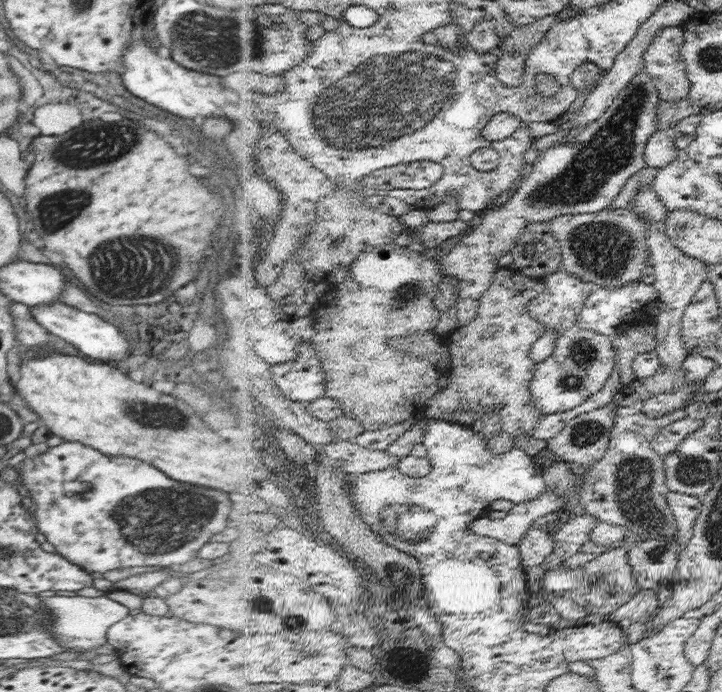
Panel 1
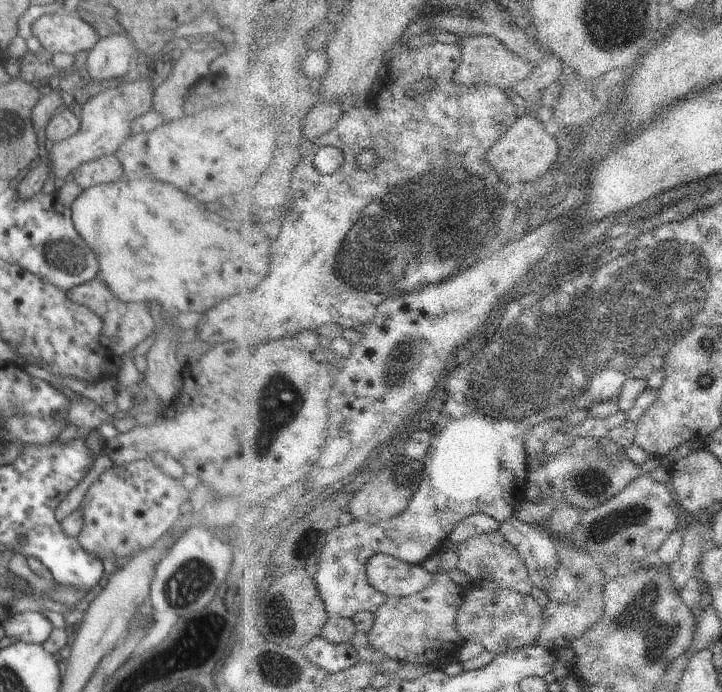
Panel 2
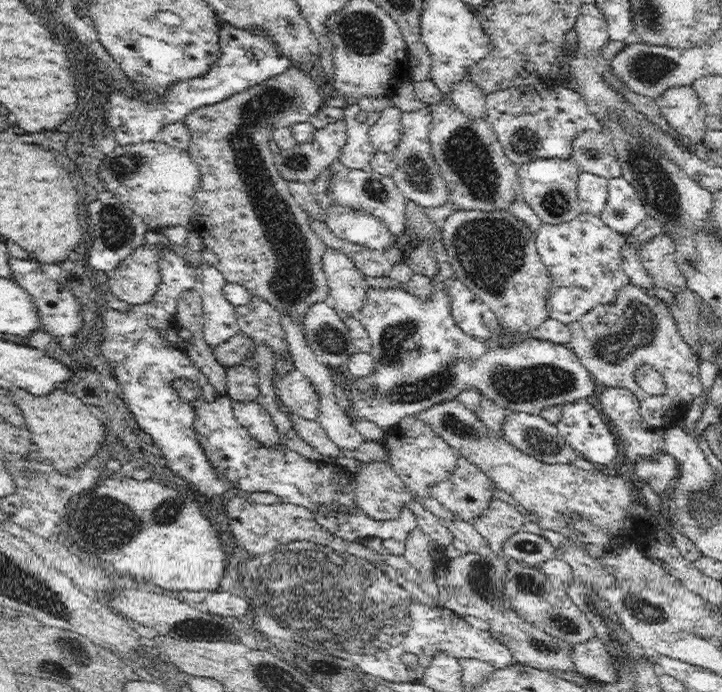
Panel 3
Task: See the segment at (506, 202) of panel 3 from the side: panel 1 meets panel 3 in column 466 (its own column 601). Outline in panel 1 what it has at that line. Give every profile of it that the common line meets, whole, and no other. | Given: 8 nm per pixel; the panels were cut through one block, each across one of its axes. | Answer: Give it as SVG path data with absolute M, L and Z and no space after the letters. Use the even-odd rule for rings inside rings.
M648 70L640 72L602 118L592 123L590 127L579 131L574 139L554 144L543 152L536 164L530 166L531 170L516 196L483 213L481 225L466 233L452 251L442 257L445 263L445 274L455 276L460 283L458 317L461 327L470 326L480 318L484 295L491 290L497 272L502 268L501 258L518 246L528 225L533 222L552 222L564 214L578 215L606 210L622 194L628 181L642 169L648 168L646 157L648 143L662 128L660 105L661 92L656 86L656 81Z

